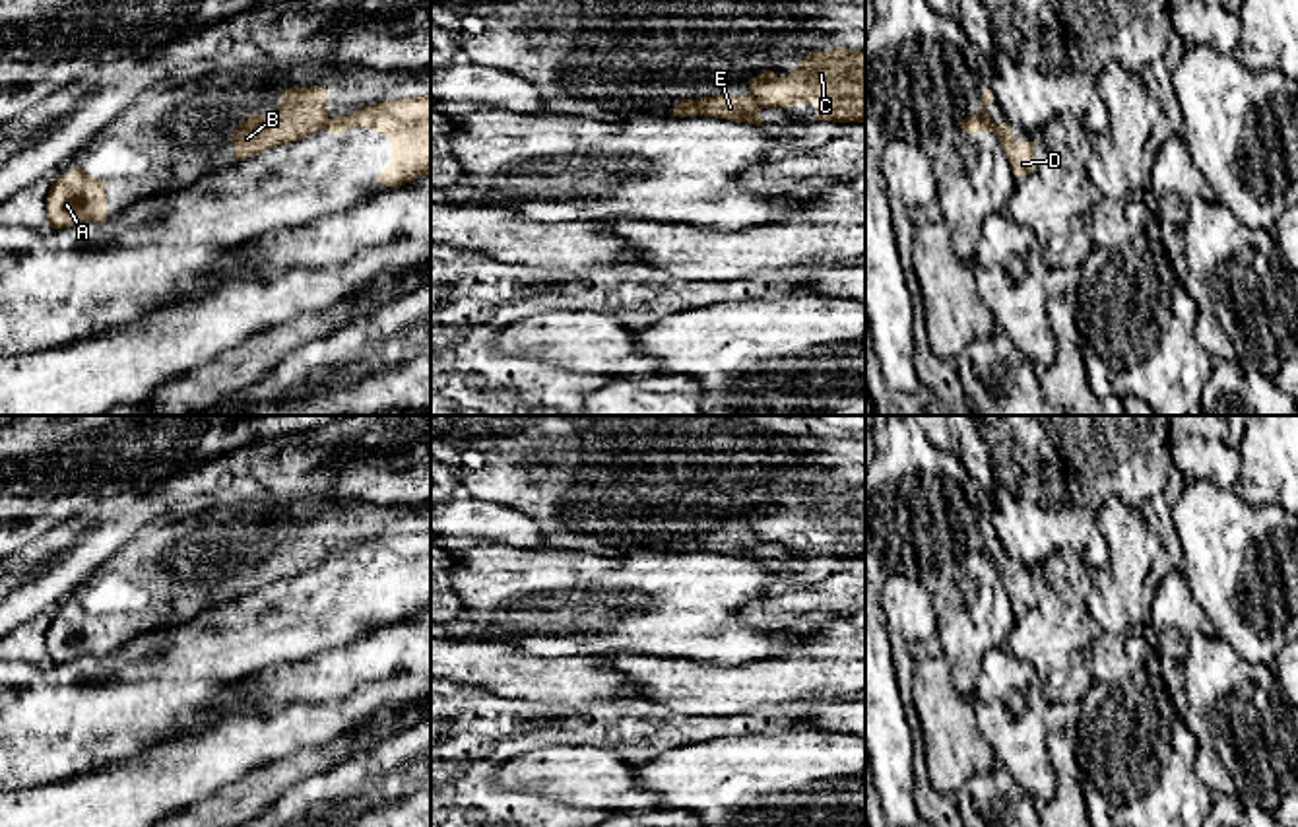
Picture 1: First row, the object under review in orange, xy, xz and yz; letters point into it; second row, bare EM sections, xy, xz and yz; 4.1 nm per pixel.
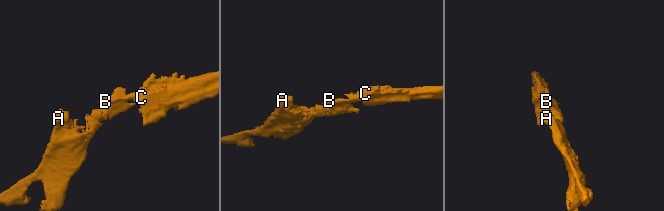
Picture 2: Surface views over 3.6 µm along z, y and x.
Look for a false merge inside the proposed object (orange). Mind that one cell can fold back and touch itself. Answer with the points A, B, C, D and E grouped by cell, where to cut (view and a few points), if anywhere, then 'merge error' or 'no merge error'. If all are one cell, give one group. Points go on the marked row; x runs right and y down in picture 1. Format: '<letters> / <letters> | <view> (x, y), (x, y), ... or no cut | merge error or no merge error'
A B D E / C | yz (980, 115), (992, 129) | merge error

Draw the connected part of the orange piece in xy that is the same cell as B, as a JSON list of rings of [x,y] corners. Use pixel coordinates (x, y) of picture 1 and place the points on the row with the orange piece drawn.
[[[324,85],[289,87],[272,115],[248,115],[231,134],[235,159],[243,161],[322,130],[330,120],[326,103],[328,89]]]

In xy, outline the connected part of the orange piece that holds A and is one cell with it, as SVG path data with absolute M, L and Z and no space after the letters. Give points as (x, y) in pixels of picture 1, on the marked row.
M70 169L58 177L47 196L47 219L52 229L64 229L80 221L107 221L107 182L87 177L81 169Z

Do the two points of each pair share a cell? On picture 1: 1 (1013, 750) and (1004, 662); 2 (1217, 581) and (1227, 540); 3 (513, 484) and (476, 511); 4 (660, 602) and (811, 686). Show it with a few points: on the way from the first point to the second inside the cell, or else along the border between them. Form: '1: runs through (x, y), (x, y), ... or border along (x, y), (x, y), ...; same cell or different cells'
1: runs through (1011, 728), (996, 697), (1004, 684); same cell
2: runs through (1223, 571), (1223, 550); same cell
3: border along (470, 497), (515, 507), (530, 517); different cells
4: border along (775, 657), (720, 664); different cells

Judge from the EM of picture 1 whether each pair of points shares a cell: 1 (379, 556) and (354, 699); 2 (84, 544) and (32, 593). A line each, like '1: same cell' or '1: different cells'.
1: different cells
2: same cell

